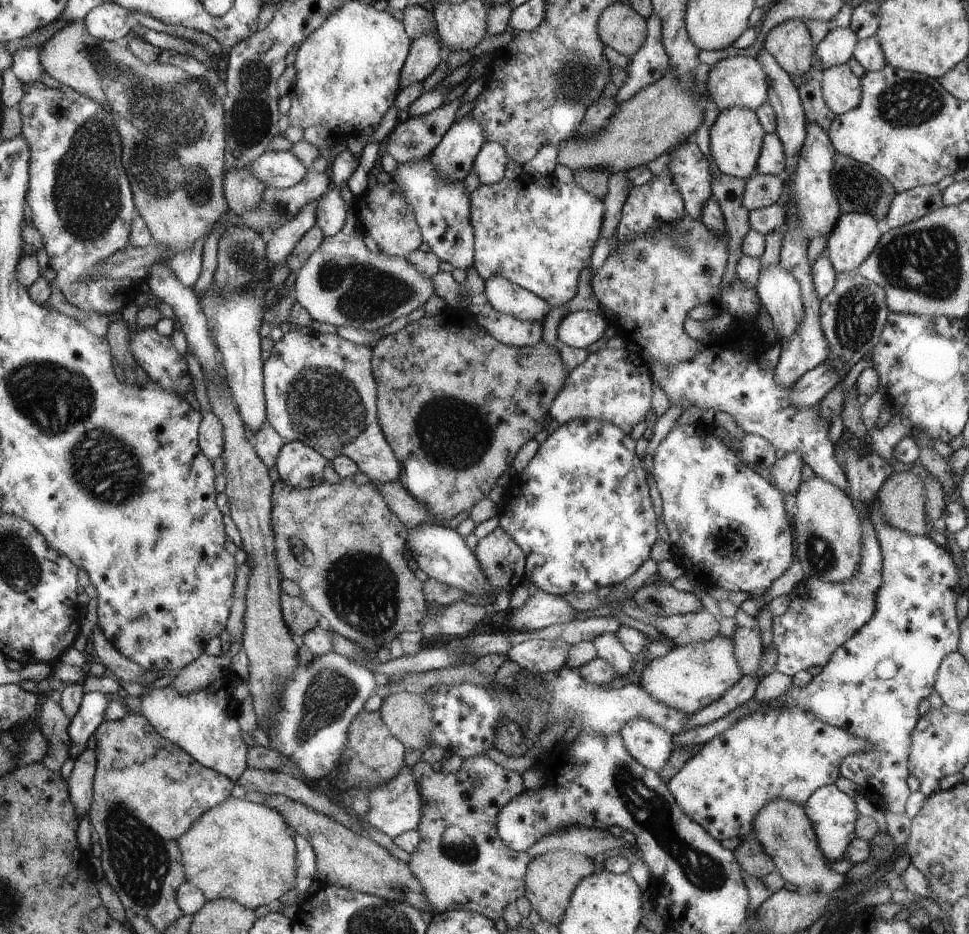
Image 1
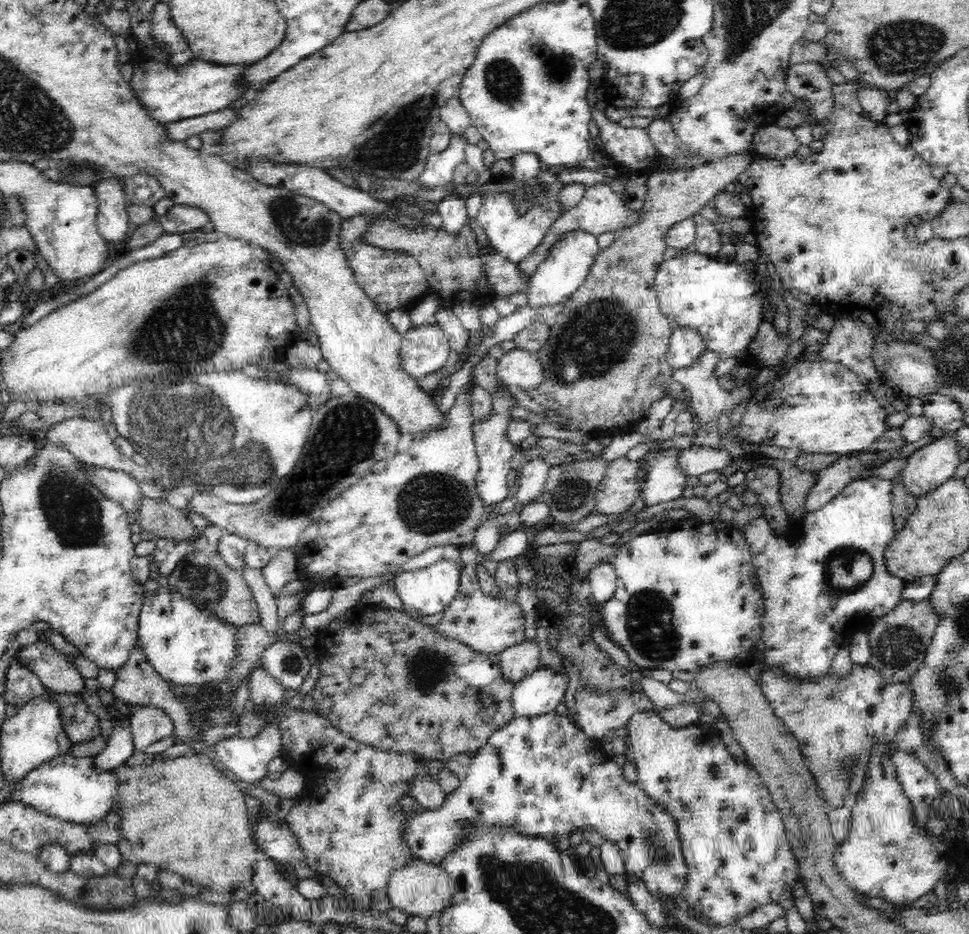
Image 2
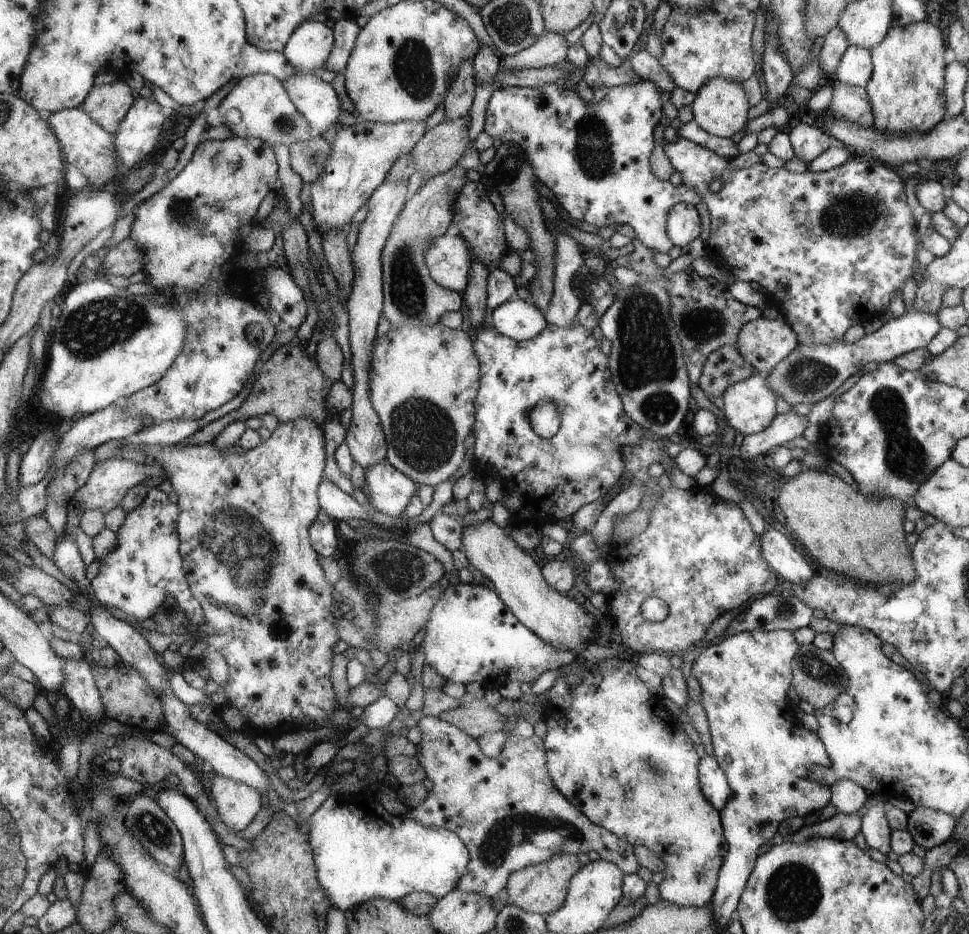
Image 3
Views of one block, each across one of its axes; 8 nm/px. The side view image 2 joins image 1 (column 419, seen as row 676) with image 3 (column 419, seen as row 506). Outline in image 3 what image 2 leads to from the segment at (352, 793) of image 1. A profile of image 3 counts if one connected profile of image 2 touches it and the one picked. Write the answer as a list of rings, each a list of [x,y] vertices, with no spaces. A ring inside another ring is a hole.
[[[358,792],[354,796],[329,795],[309,817],[310,844],[314,850],[318,880],[332,906],[346,912],[358,904],[376,899],[399,901],[414,891],[424,891],[437,899],[457,888],[458,881],[467,874],[469,852],[460,837],[451,830],[426,826],[418,822],[412,810],[399,815],[388,813],[370,794]]]

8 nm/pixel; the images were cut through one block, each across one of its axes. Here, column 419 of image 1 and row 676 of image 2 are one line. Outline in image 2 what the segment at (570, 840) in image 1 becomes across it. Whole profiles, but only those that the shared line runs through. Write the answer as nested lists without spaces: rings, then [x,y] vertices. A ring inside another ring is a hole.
[[[853,664],[852,672],[848,672],[842,680],[836,680],[831,671],[819,680],[804,680],[804,682],[778,674],[779,671],[764,670],[757,682],[767,701],[772,705],[775,715],[782,720],[788,732],[797,738],[802,754],[806,758],[806,765],[813,774],[818,789],[822,791],[824,800],[833,808],[843,806],[843,800],[849,790],[847,771],[843,770],[843,765],[847,763],[847,756],[850,756],[850,753],[864,751],[866,754],[874,754],[877,751],[874,741],[880,738],[884,742],[894,741],[896,733],[902,725],[906,724],[910,716],[911,690],[907,686],[908,682],[904,680],[888,683],[878,671],[866,664],[864,666]]]

